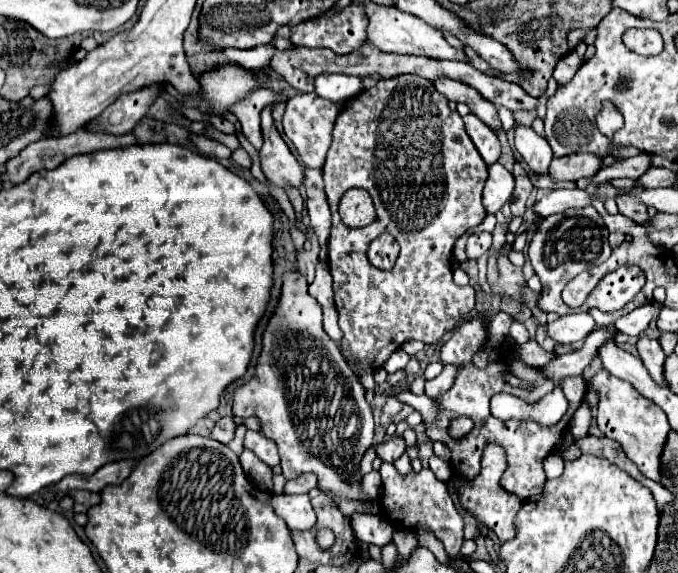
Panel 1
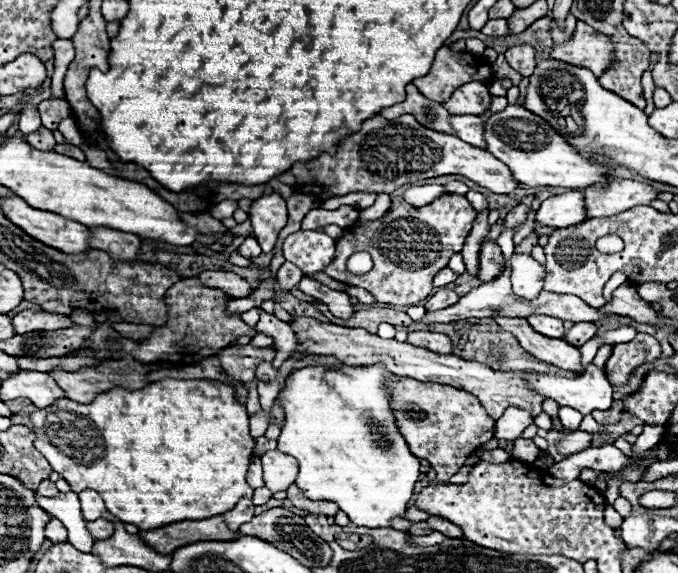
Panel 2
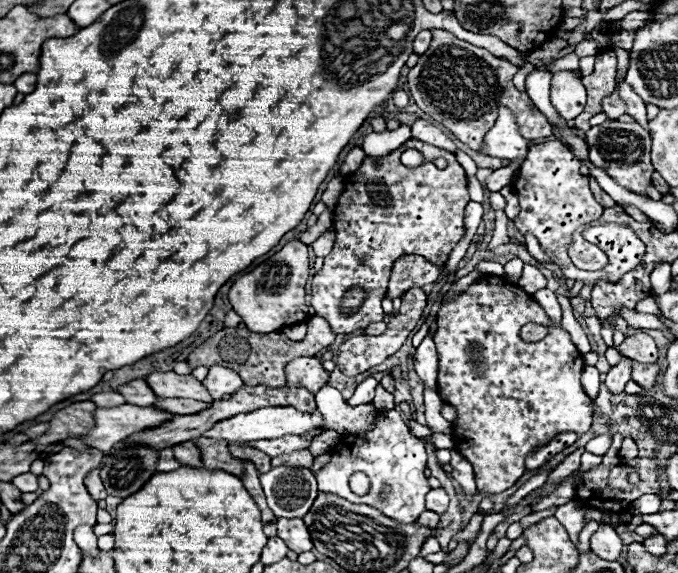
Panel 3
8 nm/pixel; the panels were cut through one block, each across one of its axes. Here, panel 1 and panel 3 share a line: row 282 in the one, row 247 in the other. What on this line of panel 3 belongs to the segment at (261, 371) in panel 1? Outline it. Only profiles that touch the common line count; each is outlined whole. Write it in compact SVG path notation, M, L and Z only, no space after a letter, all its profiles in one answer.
M300 240L288 242L280 252L264 260L250 274L238 278L230 288L230 304L244 318L244 324L258 334L270 334L284 330L292 324L308 320L306 282L310 276L308 246Z

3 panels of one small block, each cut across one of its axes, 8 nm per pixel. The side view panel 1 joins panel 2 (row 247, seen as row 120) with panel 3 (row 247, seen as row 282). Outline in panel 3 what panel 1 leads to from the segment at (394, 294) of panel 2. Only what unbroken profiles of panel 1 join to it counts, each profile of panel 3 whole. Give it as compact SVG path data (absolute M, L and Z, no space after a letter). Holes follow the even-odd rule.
M408 140L398 150L390 152L388 156L368 156L356 172L344 176L344 192L340 194L338 204L334 208L334 216L332 216L336 242L334 242L332 252L324 258L322 270L318 270L312 278L312 308L316 310L316 316L326 318L334 334L350 334L354 330L366 328L370 322L382 322L384 312L382 312L380 302L386 294L392 262L396 262L400 256L414 254L414 256L428 258L428 262L434 262L436 266L444 266L454 246L466 234L464 208L468 202L470 198L468 198L468 188L466 188L466 172L456 162L454 154L444 148L438 148L438 146L420 142L420 140ZM408 148L414 148L424 156L424 162L418 168L408 168L400 162L400 154ZM438 156L448 160L446 170L438 170L434 166L434 160ZM352 286L362 286L368 298L364 300L364 304L360 306L356 314L346 316L346 314L340 314L338 308L340 308L342 294Z

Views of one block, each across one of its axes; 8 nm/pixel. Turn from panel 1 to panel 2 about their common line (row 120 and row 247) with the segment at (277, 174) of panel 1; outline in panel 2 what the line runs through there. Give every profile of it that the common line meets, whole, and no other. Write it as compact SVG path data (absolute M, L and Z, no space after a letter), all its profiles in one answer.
M278 192L254 200L250 220L252 220L254 236L262 246L262 252L270 252L278 240L280 230L286 226L288 220L286 200Z

